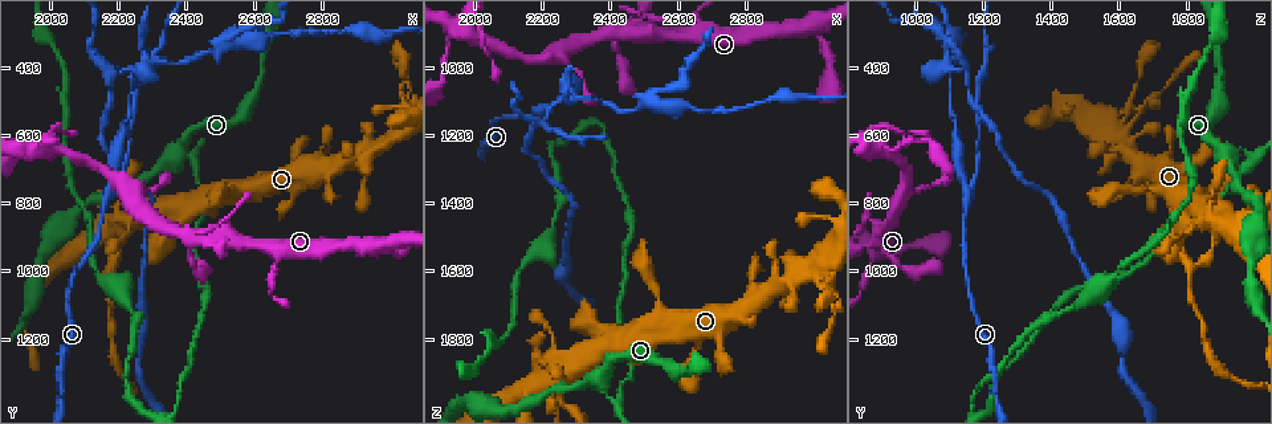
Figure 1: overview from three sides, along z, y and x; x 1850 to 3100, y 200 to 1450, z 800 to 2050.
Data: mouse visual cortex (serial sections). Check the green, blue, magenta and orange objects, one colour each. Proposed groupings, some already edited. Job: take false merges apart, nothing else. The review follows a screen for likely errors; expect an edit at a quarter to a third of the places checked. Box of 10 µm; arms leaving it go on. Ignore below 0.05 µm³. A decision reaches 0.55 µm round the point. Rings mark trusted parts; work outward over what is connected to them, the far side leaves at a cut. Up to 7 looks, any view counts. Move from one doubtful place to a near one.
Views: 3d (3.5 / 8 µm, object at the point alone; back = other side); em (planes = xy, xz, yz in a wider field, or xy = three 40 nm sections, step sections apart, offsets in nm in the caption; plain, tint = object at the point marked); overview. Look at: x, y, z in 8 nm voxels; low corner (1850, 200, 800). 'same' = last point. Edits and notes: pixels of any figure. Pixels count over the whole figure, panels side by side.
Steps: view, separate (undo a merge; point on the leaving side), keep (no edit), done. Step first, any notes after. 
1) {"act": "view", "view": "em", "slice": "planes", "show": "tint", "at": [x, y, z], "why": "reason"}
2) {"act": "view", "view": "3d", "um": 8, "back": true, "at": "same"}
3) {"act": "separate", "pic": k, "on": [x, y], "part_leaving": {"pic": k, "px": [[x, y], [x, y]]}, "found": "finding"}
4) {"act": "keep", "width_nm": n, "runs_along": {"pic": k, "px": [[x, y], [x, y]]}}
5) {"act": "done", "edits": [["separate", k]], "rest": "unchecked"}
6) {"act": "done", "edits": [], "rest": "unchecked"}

{"act": "view", "view": "3d", "um": 3.5, "at": [2370, 650, 1910], "why": "a fork"}

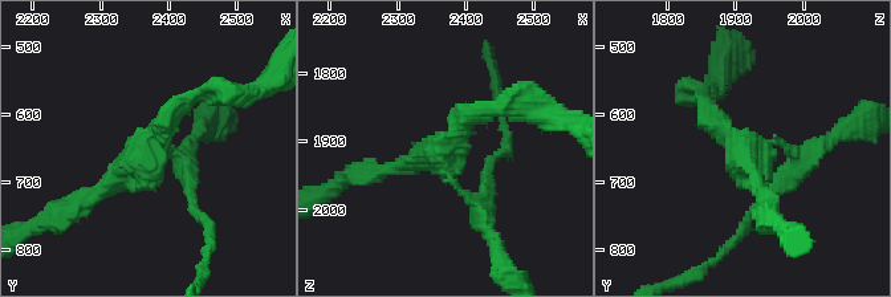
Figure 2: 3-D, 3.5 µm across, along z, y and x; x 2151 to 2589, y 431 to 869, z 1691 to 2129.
{"act": "view", "view": "em", "slice": "xy", "step": 3, "show": "tint", "at": [2365, 655, 1915], "arms": 3, "arm_widths_nm": [200, 200, 200], "why": "now the EM"}

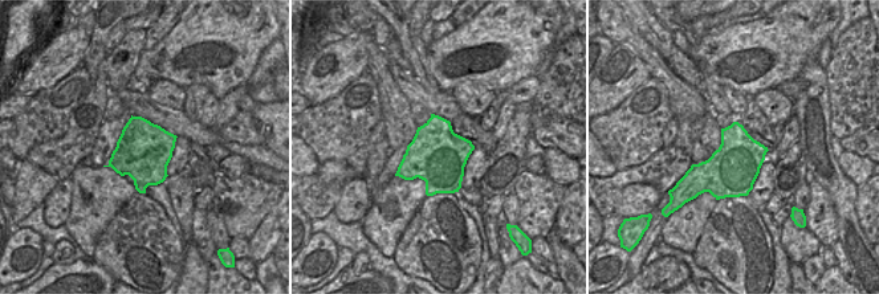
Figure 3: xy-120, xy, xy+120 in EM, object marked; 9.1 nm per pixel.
{"act": "view", "view": "em", "slice": "xy", "step": 5, "show": "tint", "at": "same"}

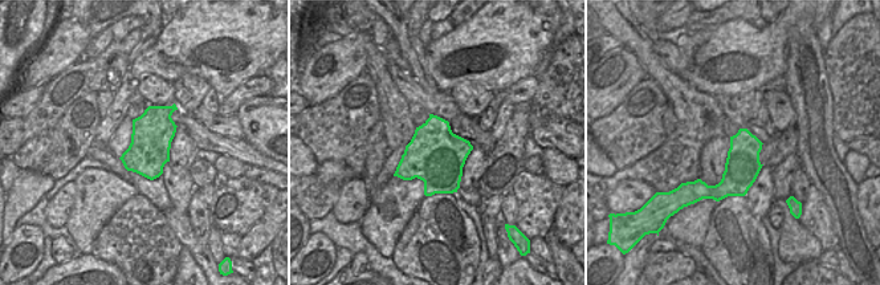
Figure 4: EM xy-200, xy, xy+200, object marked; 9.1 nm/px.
{"act": "separate", "pic": 2, "on": [781, 186], "part_leaving": {"pic": 2, "px": [[175, 154], [208, 240]]}, "found": "a second cell is stuck on"}

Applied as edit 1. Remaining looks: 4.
{"act": "view", "view": "3d", "um": 8, "back": true, "at": [2260, 400, 1090], "why": "four arms meet"}

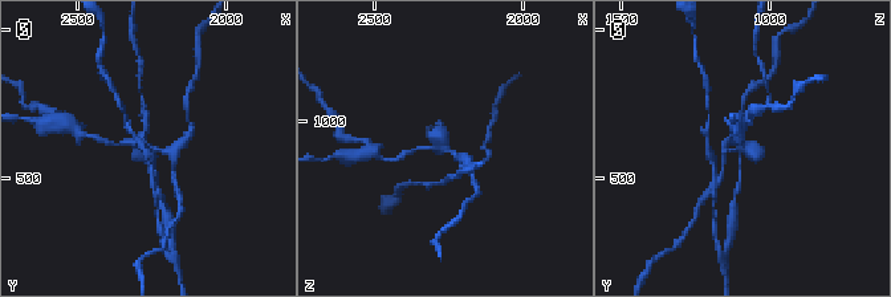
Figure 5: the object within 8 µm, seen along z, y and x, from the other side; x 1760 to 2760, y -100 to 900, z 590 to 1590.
{"act": "view", "view": "3d", "um": 3.5, "back": true, "at": "same", "why": "zoom in"}

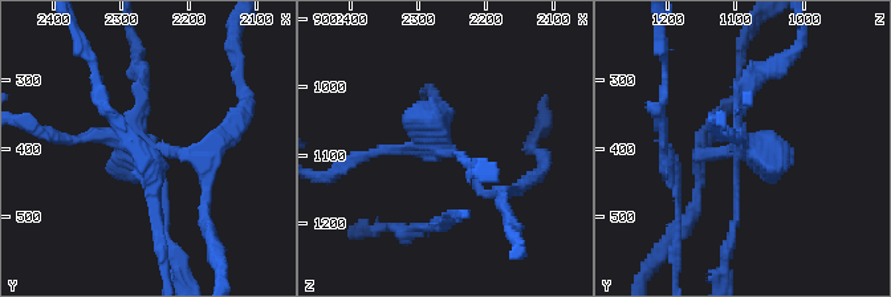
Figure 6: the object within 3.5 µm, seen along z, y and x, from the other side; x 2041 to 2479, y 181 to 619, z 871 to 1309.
{"act": "view", "view": "em", "slice": "xy", "step": 3, "show": "tint", "at": [2270, 400, 1090]}

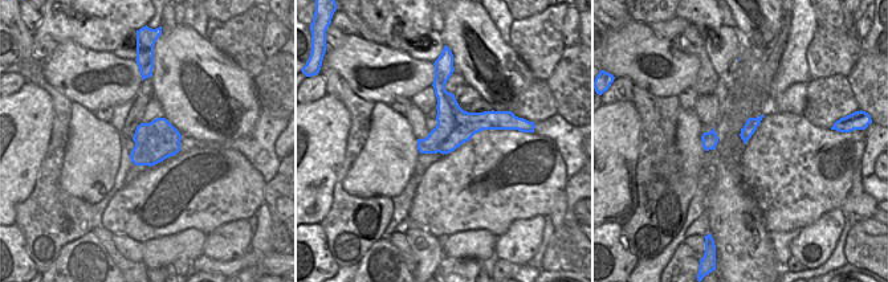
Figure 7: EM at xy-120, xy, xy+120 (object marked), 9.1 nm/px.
{"act": "separate", "pic": 6, "on": [184, 157], "found": "a second cell is stuck on"}

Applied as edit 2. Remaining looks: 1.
{"act": "done", "edits": [["separate", 2], ["separate", 6]], "rest": "unchecked"}

